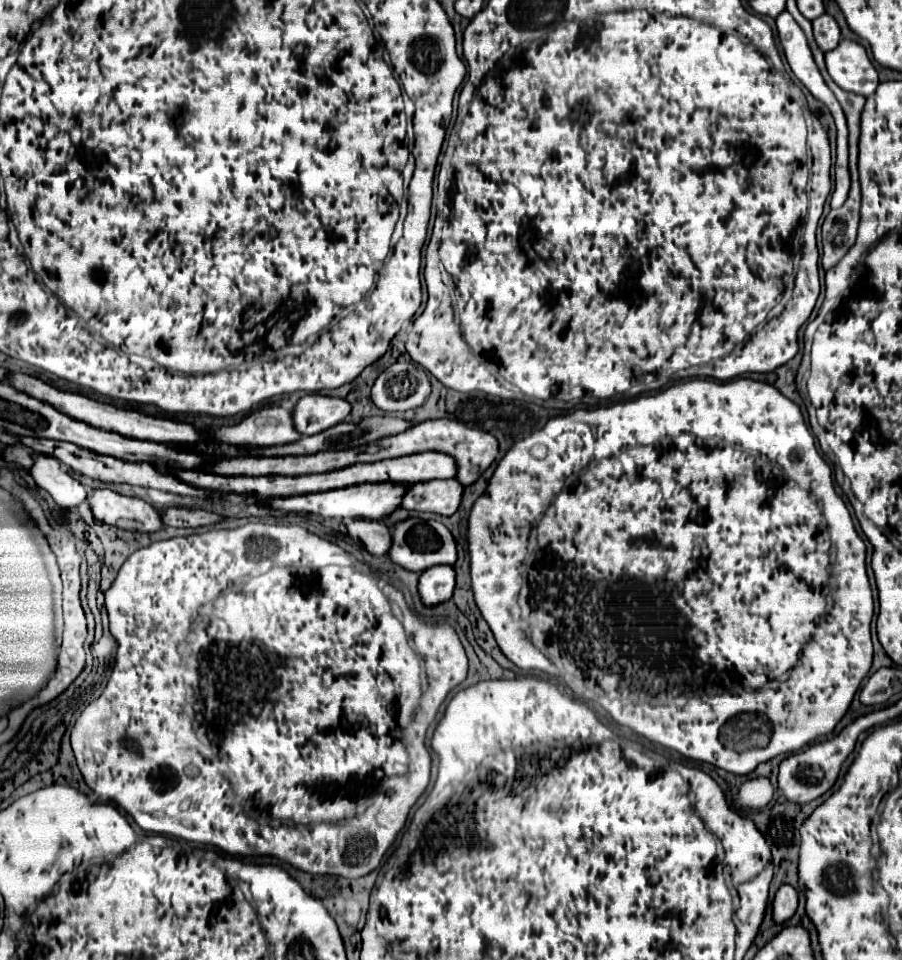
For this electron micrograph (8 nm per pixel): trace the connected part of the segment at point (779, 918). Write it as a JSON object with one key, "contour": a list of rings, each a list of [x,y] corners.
{"contour":[[[791,885],[779,887],[775,893],[775,899],[773,899],[773,921],[777,925],[781,925],[787,919],[791,919],[795,909],[797,909],[797,903],[799,903],[797,891],[793,891]]]}

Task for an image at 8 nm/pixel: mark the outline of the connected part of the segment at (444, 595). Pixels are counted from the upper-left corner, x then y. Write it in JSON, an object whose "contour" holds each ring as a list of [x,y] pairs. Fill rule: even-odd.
{"contour":[[[435,565],[421,573],[419,595],[425,605],[437,605],[451,599],[455,587],[455,571],[451,565]]]}

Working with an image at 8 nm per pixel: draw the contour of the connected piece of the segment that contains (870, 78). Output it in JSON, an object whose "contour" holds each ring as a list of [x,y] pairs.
{"contour":[[[843,39],[835,49],[825,53],[825,63],[831,79],[845,91],[869,97],[879,85],[877,71],[861,43]]]}

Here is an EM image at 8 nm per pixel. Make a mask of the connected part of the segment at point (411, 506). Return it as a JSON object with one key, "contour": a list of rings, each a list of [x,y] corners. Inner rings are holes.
{"contour":[[[431,479],[409,485],[401,499],[401,507],[409,511],[431,511],[439,515],[453,515],[461,503],[463,485],[457,479]]]}

